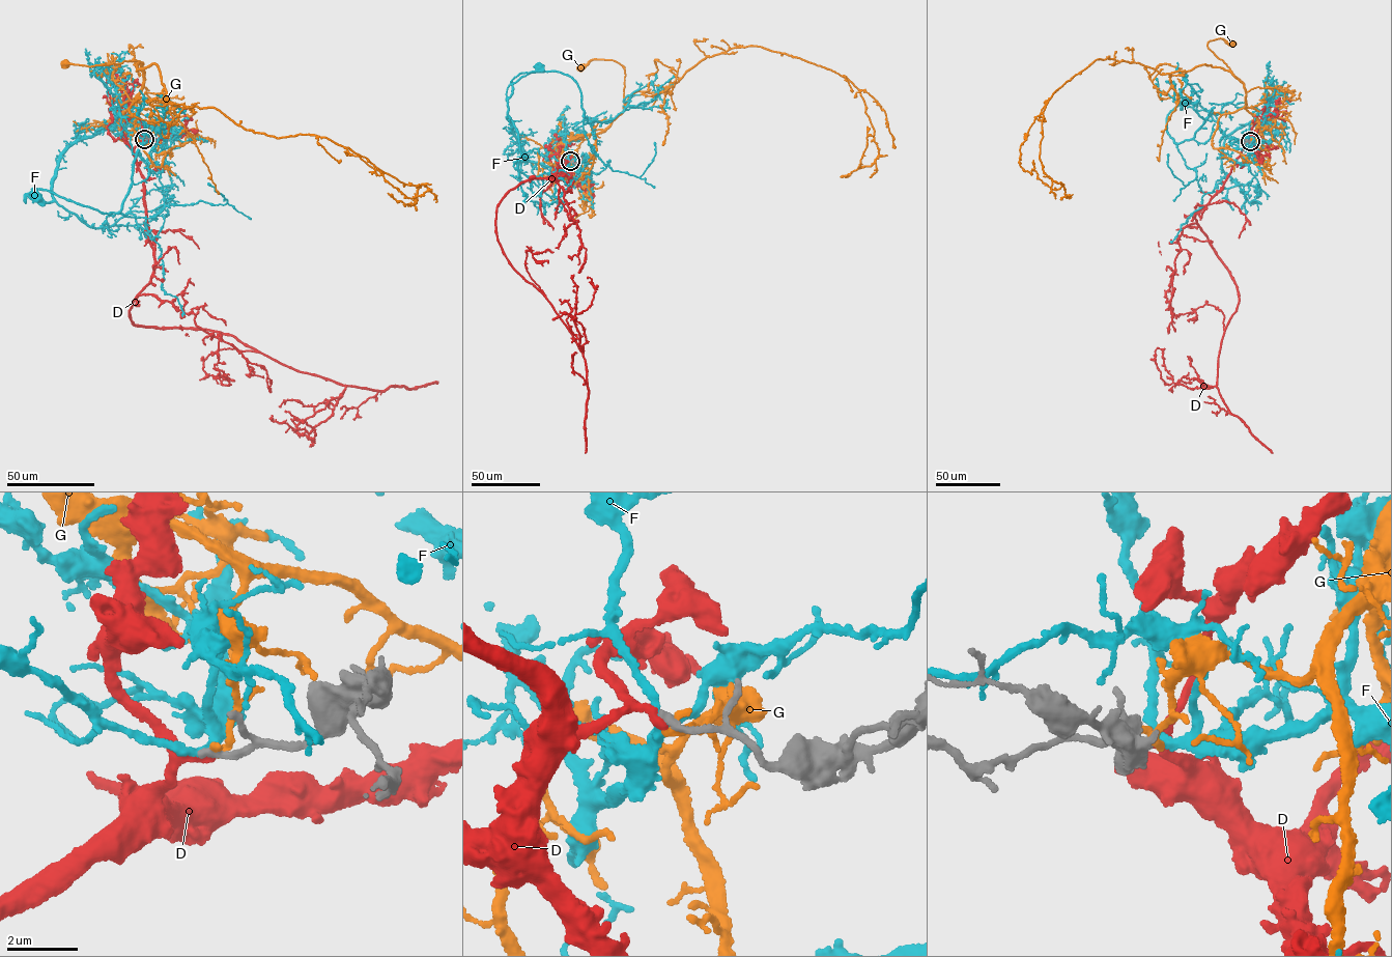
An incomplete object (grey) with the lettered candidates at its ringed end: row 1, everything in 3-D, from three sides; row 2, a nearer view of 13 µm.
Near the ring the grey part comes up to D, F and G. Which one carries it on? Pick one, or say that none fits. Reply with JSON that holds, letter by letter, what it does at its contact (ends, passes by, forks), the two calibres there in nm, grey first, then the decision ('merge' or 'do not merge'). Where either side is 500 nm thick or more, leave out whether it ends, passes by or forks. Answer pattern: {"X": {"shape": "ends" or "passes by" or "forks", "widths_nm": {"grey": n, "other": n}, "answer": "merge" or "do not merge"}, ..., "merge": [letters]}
{"D": {"shape": "ends", "widths_nm": {"grey": 200, "other": 240}, "answer": "do not merge"}, "F": {"shape": "passes by", "widths_nm": {"grey": 200, "other": 240}, "answer": "do not merge"}, "G": {"shape": "ends", "widths_nm": {"grey": 240, "other": 240}, "answer": "do not merge"}, "merge": []}

